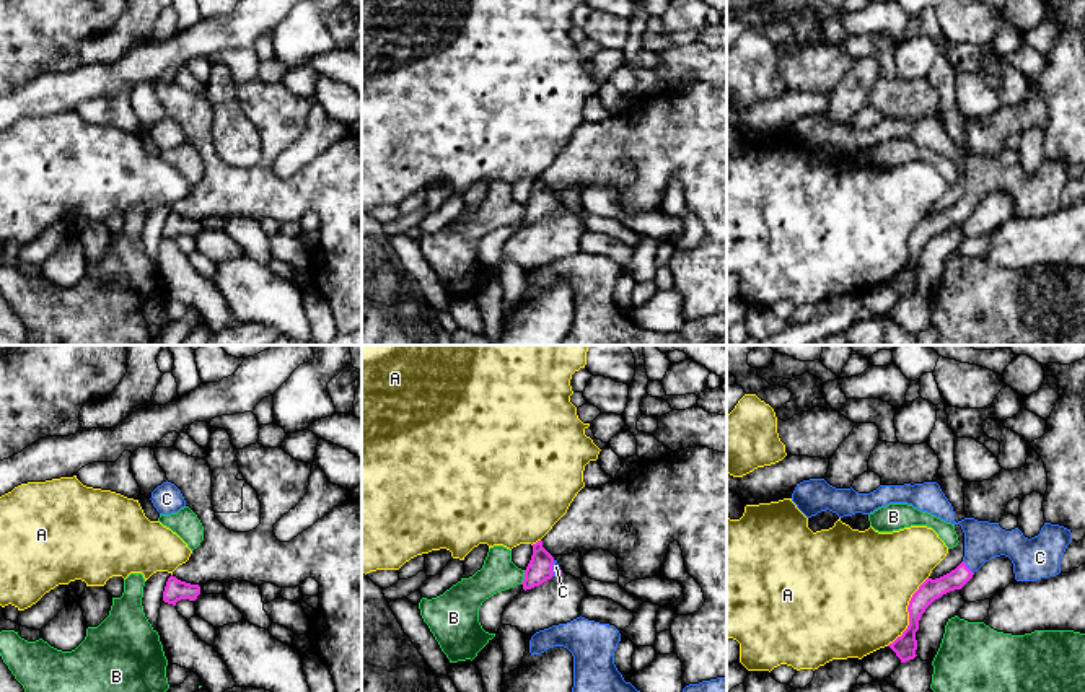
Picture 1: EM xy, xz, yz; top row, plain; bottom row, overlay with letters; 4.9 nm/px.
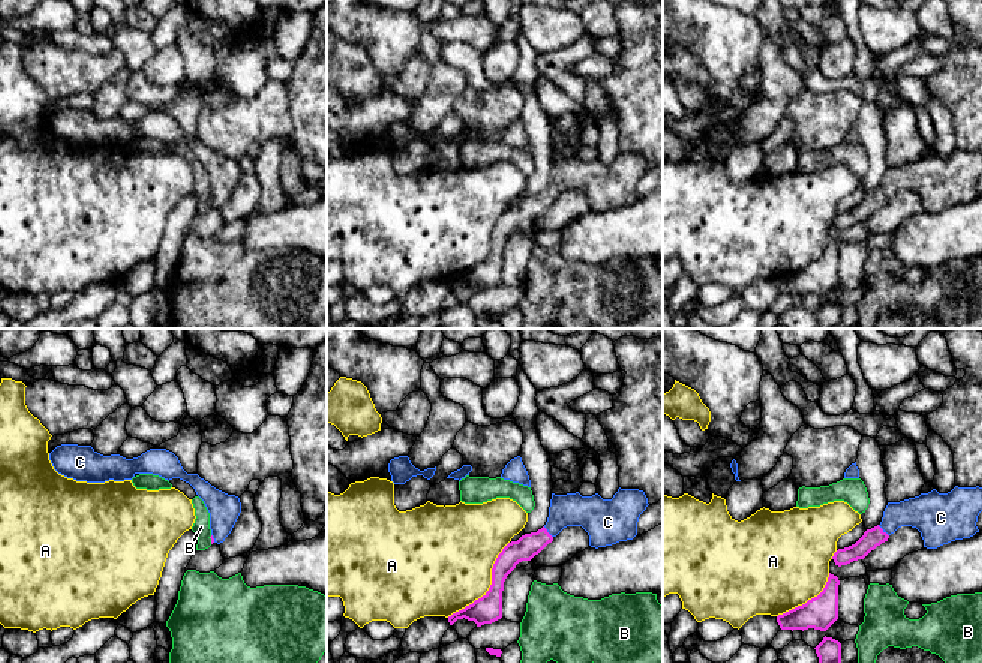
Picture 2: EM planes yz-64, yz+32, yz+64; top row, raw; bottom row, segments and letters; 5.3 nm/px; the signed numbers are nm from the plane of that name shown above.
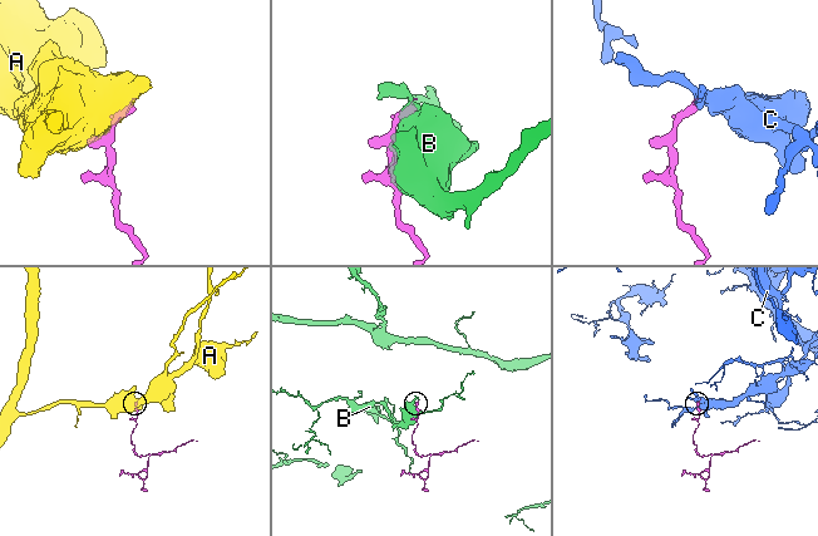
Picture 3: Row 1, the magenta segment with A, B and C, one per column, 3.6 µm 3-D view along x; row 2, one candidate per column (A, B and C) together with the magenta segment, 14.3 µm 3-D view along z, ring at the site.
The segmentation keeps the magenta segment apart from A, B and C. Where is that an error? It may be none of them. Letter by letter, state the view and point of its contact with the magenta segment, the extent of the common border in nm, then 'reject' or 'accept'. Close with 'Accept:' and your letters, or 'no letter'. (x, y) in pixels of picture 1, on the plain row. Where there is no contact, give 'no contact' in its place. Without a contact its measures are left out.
A: yz (908, 246) | 400 nm | reject
B: xz (525, 212) | 80 nm | reject
C: yz (966, 202) | 90 nm | accept
Accept: C

